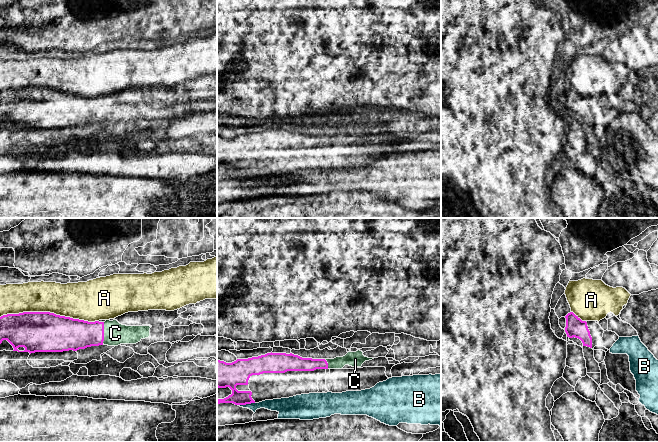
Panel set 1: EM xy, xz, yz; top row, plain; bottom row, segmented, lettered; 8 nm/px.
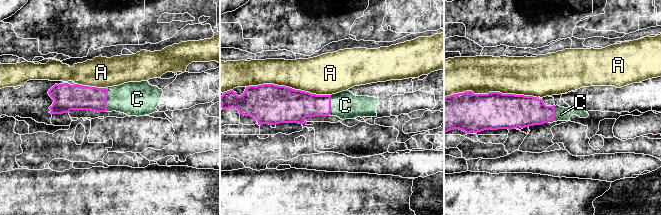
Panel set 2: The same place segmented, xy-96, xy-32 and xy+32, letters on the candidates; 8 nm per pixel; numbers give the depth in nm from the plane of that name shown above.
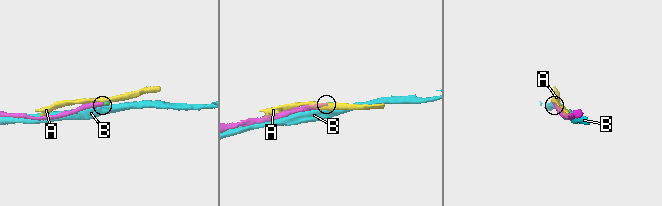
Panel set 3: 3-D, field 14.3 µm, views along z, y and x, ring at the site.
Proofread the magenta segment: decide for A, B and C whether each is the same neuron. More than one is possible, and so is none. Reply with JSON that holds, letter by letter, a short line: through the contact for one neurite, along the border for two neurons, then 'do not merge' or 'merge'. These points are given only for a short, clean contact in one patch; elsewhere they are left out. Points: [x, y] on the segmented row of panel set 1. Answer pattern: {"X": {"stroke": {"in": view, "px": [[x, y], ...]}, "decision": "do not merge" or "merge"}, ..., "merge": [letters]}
{"A": {"decision": "do not merge"}, "B": {"decision": "do not merge"}, "C": {"stroke": {"in": "xy", "px": [[72, 334], [103, 333], [115, 333]]}, "decision": "merge"}, "merge": ["C"]}

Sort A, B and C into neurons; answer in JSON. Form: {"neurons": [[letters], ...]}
{"neurons": [["A"], ["B"], ["C"]]}

